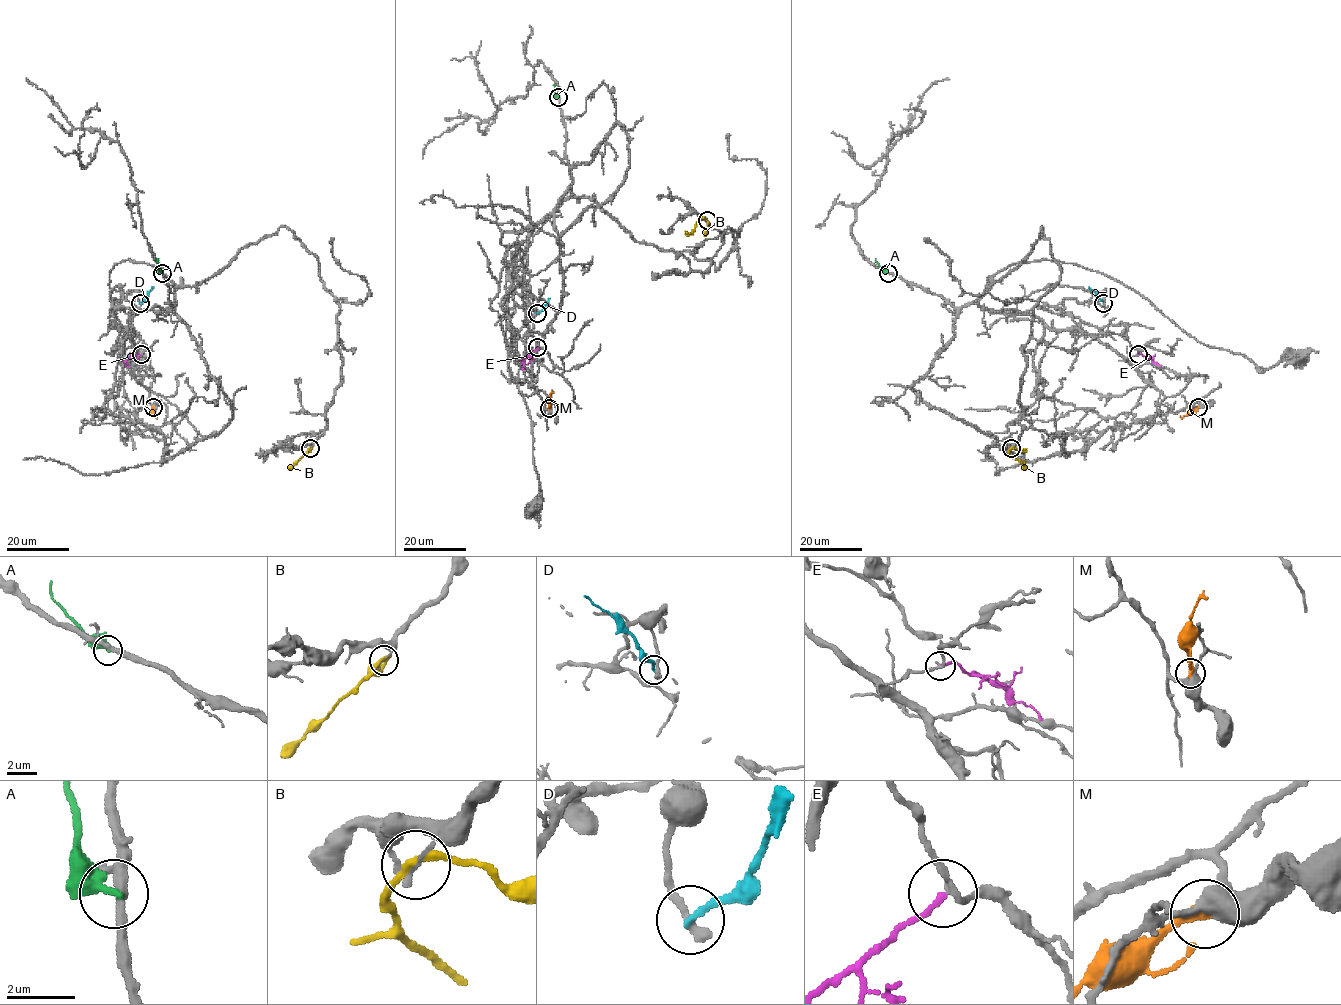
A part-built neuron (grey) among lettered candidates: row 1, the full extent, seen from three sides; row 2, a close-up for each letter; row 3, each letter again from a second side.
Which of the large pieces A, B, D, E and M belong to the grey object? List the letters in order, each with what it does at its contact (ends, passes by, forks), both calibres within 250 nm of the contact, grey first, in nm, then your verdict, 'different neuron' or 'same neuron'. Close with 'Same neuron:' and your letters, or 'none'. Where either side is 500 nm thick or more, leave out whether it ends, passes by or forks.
A: it ends; calibres 260 and 320 nm; different neuron
B: it passes by; calibres 140 and 200 nm; different neuron
D: it ends; calibres 360 and 200 nm; different neuron
E: it ends; calibres 170 and 160 nm; different neuron
M: it ends; calibres 400 and 360 nm; different neuron
Same neuron: none

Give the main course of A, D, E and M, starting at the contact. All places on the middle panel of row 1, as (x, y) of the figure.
A: (558, 97), (554, 85)
D: (537, 313), (550, 298)
E: (538, 347), (525, 358), (522, 366), (525, 369)
M: (549, 408), (552, 390)

